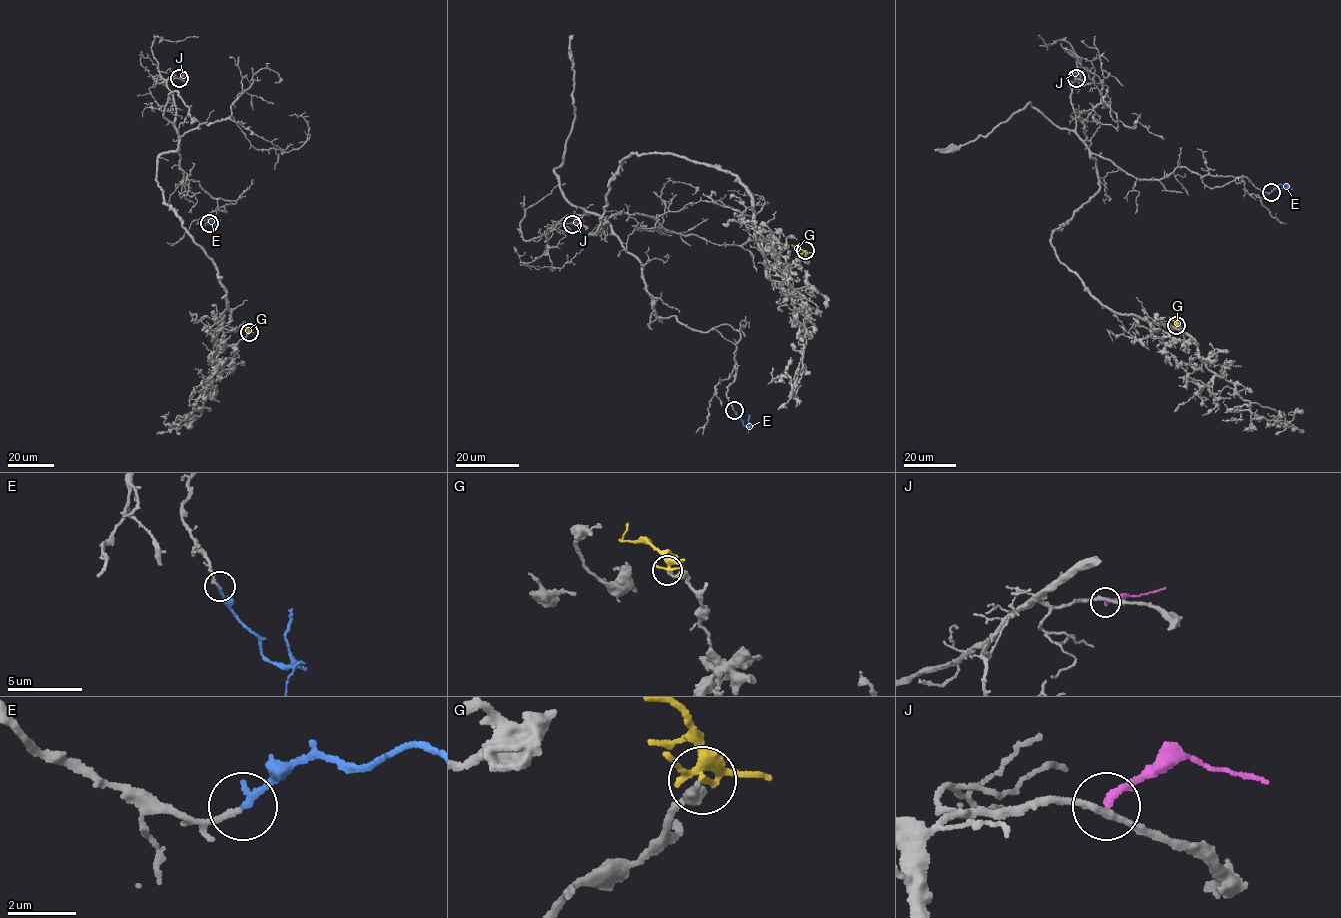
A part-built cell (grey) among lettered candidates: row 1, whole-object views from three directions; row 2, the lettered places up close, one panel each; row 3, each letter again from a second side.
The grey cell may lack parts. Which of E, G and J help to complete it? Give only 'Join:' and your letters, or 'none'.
Join: E

